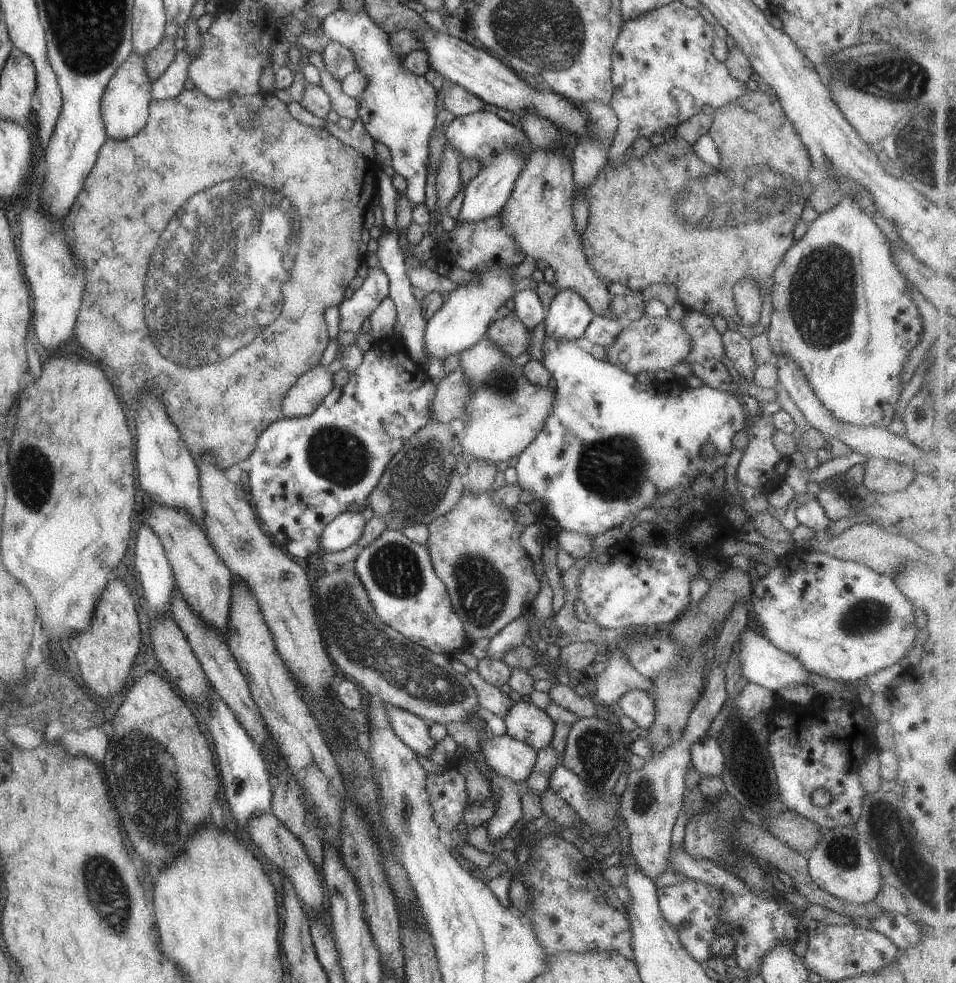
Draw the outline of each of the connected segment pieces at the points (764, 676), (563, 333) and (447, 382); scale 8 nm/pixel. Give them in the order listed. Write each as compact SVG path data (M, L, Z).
M746 628L738 639L741 640L739 655L741 672L749 683L755 683L776 695L788 687L809 685L811 673L800 663L800 660L774 646L763 634Z
M572 290L558 292L552 298L547 314L544 322L546 337L572 342L584 335L595 316L590 306Z
M457 369L435 383L435 398L429 409L432 421L448 426L454 419L461 419L465 414L471 391L467 388L461 369Z

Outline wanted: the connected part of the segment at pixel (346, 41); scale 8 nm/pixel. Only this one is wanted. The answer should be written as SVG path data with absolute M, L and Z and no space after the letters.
M338 10L321 22L321 28L330 41L346 46L355 57L357 69L364 72L369 86L360 94L359 118L362 119L368 135L376 143L388 147L392 157L387 162L396 174L406 179L408 187L404 191L407 200L414 207L425 202L429 143L436 123L437 92L422 76L415 76L401 66L398 57L390 47L389 34L377 26L362 10L350 13Z

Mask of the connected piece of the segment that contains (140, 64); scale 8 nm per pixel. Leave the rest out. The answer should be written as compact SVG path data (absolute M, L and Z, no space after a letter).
M133 52L109 81L100 102L101 118L107 138L125 140L130 136L136 136L144 128L146 118L149 116L149 103L152 100L151 84L145 70L144 57Z

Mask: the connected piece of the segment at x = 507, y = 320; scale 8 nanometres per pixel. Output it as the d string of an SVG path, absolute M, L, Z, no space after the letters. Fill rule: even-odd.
M516 314L496 318L491 323L486 337L496 343L504 353L514 358L526 353L531 344L531 335Z

